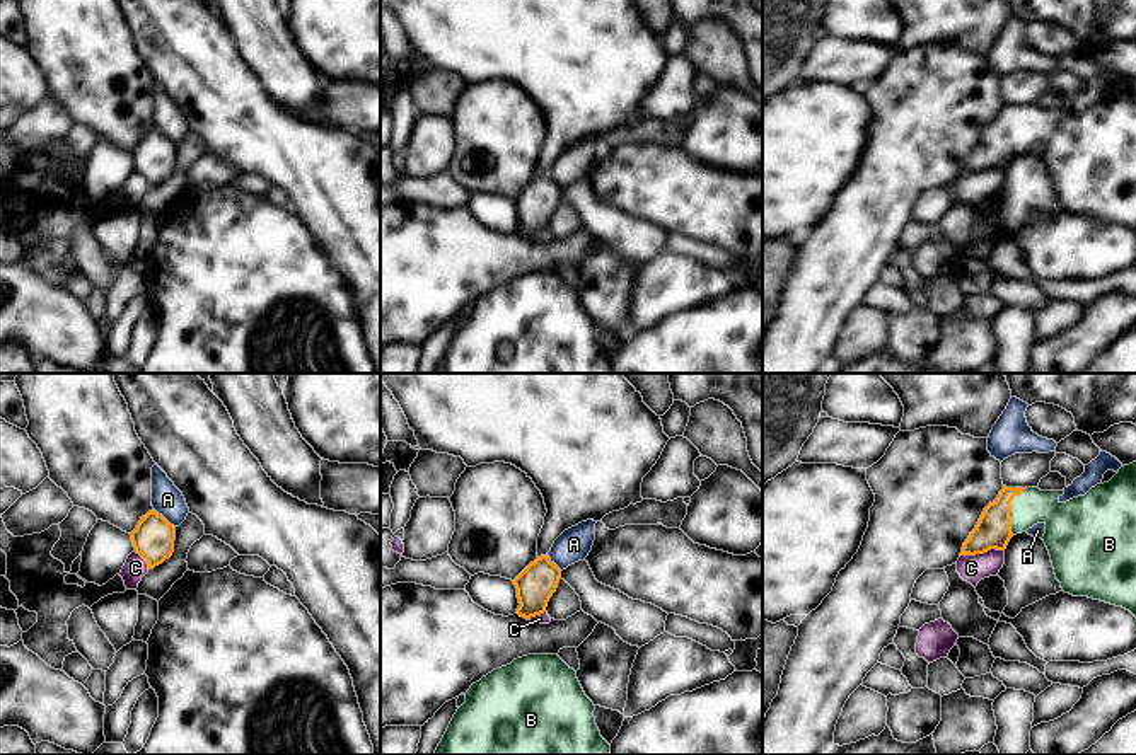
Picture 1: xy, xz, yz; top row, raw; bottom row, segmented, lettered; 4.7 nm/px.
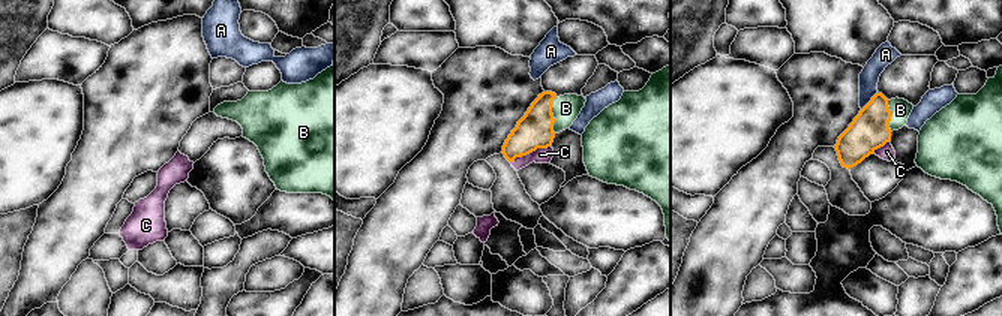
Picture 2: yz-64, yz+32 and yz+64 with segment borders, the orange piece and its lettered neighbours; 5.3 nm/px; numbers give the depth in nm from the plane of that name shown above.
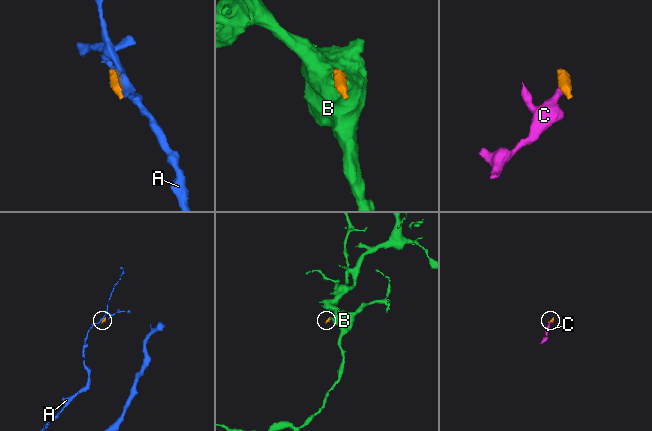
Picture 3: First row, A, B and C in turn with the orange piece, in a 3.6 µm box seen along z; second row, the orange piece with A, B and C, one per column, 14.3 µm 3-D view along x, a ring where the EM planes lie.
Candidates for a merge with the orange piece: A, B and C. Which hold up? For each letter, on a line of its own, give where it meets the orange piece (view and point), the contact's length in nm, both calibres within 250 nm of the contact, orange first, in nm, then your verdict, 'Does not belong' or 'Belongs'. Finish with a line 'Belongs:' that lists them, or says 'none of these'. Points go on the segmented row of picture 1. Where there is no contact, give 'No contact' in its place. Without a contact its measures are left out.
A: Touches orange at xy (162, 517). Shared border 140 nm. Thickness 190 nm (orange) against 150 nm. Does not belong
B: Touches orange at yz (1008, 512). Shared border 220 nm. Thickness 160 nm (orange) against 170 nm. Belongs
C: Touches orange at yz (981, 553). Shared border 220 nm. Thickness 160 nm (orange) against 130 nm. Does not belong
Belongs: B

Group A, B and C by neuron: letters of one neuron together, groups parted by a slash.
A / B / C

